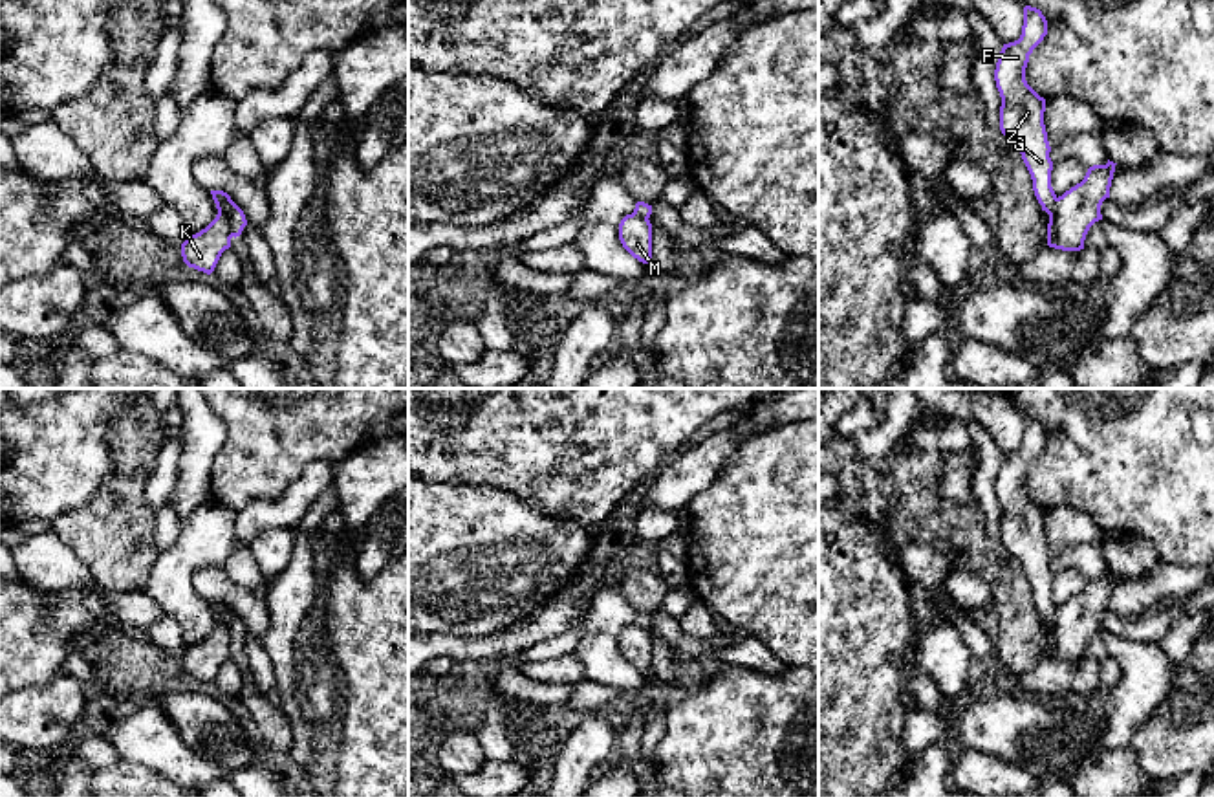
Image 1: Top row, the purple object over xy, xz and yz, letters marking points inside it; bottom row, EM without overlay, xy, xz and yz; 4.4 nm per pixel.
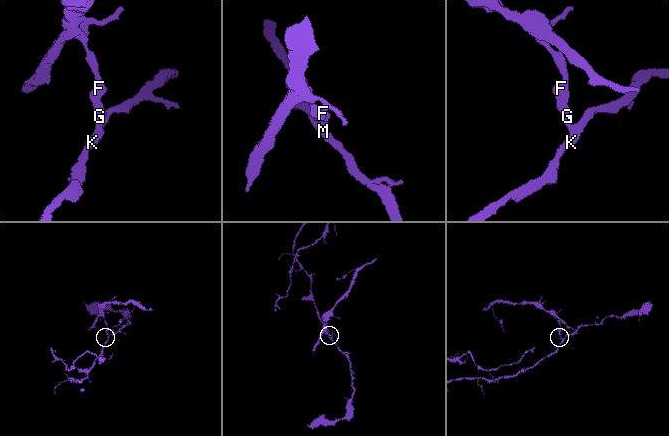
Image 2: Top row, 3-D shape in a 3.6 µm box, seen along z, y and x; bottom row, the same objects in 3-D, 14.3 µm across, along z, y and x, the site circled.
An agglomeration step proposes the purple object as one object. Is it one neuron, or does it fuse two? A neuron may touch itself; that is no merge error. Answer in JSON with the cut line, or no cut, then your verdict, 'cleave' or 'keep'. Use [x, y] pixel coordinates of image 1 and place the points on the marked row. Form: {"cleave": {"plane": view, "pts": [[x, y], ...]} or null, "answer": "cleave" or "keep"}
{"cleave": {"plane": "xy", "pts": [[216, 191], [227, 202], [233, 235]]}, "answer": "cleave"}

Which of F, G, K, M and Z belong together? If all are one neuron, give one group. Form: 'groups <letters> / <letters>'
groups F G Z / K M

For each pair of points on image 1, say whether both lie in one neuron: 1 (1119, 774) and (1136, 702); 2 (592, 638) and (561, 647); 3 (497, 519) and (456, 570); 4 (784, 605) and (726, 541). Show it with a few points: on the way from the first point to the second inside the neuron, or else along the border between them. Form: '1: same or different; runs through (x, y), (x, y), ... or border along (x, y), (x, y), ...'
1: different; border along (1128, 744), (1117, 750), (1103, 750), (1084, 763)
2: different; border along (585, 614), (579, 644), (574, 651)
3: same; runs through (493, 532), (467, 557)
4: same; runs through (775, 589), (742, 556)

